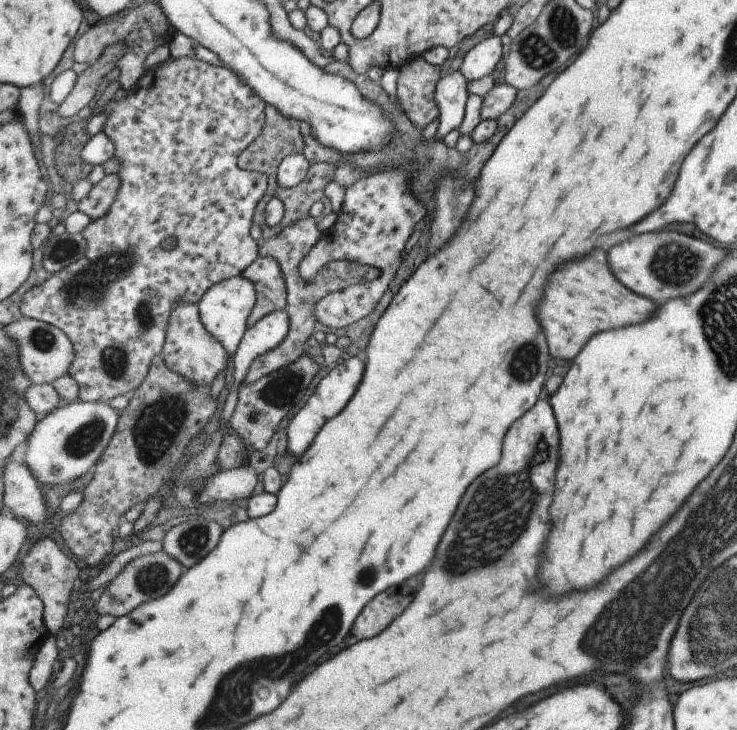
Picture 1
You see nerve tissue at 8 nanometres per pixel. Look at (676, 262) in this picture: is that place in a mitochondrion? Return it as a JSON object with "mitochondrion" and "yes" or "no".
{"mitochondrion":"yes"}

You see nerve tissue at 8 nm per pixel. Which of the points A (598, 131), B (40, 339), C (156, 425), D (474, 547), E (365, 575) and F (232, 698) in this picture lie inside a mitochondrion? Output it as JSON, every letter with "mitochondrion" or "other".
{"A":"other","B":"mitochondrion","C":"mitochondrion","D":"mitochondrion","E":"mitochondrion","F":"mitochondrion"}

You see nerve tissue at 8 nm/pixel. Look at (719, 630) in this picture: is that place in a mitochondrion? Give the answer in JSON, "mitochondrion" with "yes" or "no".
{"mitochondrion":"yes"}

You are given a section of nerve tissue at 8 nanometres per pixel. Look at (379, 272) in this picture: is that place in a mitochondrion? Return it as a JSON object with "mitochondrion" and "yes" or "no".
{"mitochondrion":"no"}

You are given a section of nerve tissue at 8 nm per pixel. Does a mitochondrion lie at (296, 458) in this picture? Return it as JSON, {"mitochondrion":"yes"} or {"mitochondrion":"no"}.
{"mitochondrion":"no"}

